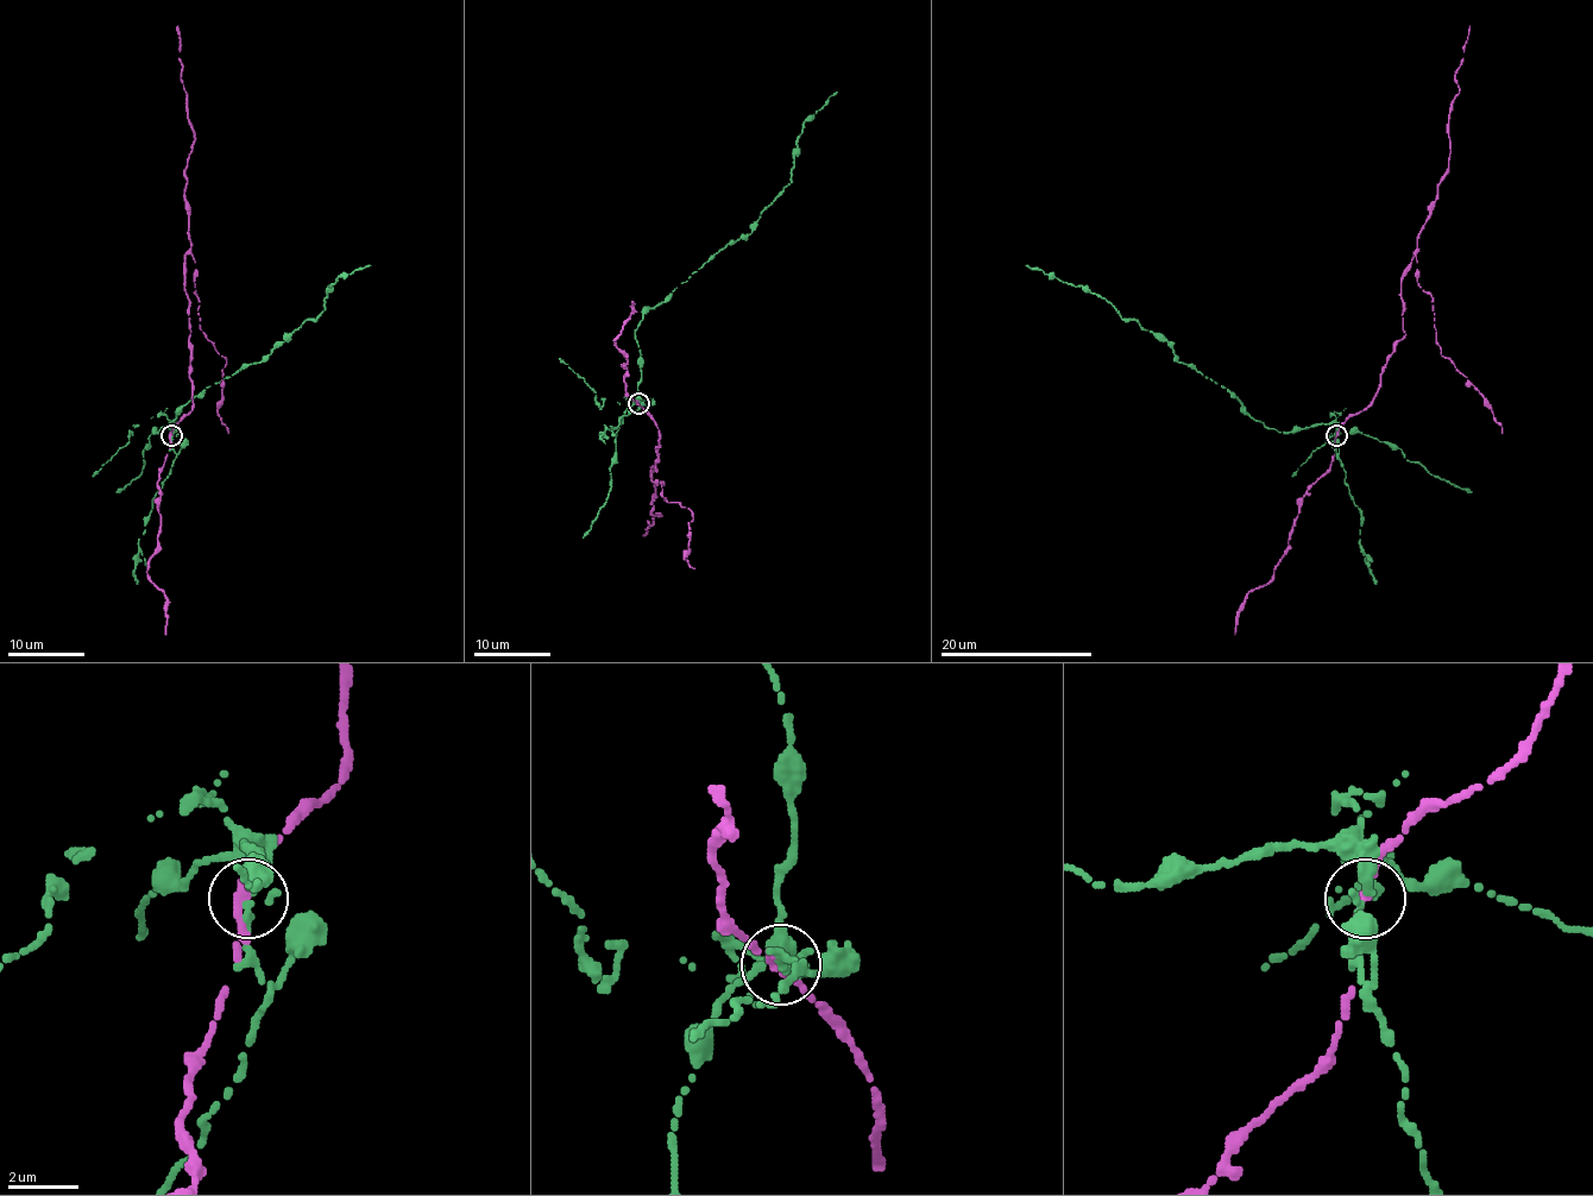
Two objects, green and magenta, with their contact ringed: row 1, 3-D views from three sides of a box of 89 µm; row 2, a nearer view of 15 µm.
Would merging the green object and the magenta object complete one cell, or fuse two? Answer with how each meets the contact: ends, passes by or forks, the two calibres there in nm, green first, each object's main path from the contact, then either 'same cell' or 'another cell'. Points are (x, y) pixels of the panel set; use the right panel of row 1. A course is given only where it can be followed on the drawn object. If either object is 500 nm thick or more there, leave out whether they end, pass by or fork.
green ends there; magenta passes by; 460 nm thick on the green side, 240 nm on the other; green runs (1338, 434), (1328, 423), (1278, 433), (1255, 421), (1225, 386), (1179, 362), (1164, 339), (1085, 289), (1026, 265); magenta runs (1338, 434), (1370, 404), (1406, 333), (1401, 279), (1446, 172), (1449, 105), (1469, 26); another cell

